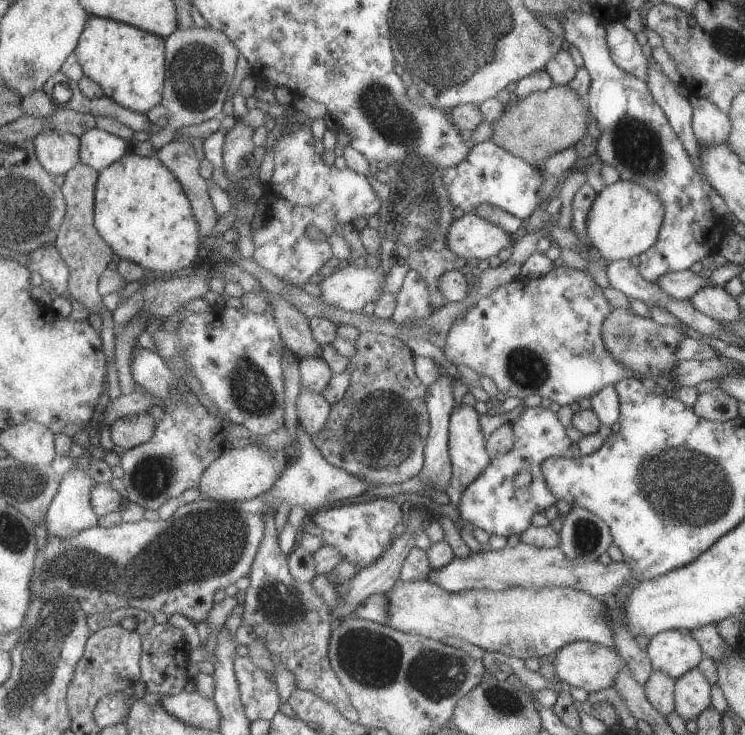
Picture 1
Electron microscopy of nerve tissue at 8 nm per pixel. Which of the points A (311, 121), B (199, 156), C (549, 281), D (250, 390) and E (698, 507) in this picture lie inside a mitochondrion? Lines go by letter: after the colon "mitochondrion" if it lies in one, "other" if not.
A: other
B: other
C: other
D: mitochondrion
E: mitochondrion

